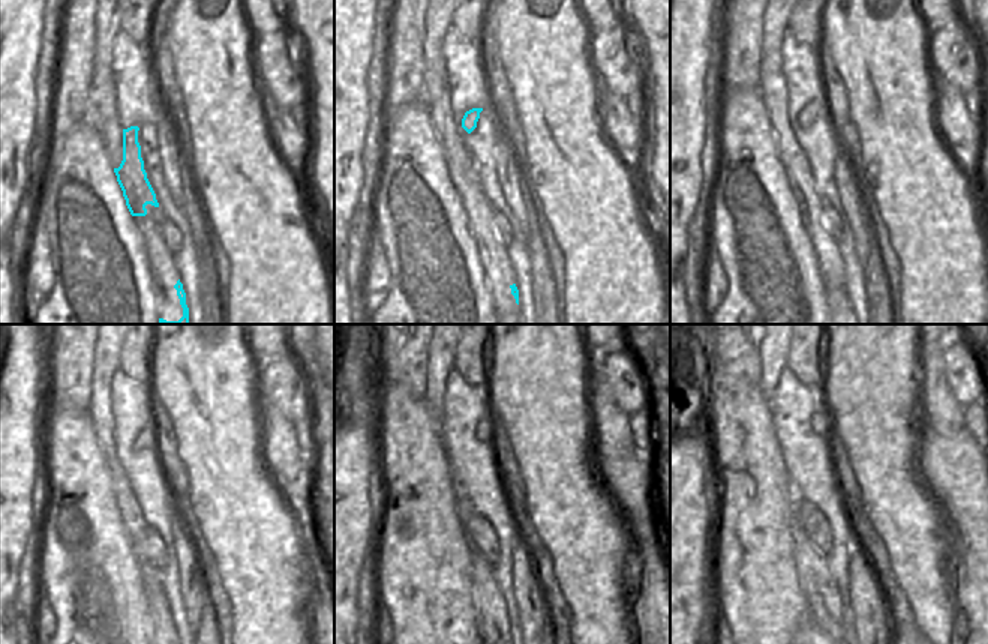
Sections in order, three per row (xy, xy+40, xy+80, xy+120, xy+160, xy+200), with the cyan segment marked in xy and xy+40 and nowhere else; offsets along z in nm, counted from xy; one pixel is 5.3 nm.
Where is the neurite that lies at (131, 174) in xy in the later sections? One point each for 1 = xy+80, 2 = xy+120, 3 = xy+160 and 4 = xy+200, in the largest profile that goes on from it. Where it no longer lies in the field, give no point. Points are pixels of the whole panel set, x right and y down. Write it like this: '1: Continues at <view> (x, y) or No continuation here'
1: Continues at xy+80 (817, 108)
2: Continues at xy+120 (146, 440)
3: Continues at xy+160 (485, 430)
4: Continues at xy+200 (822, 422)

